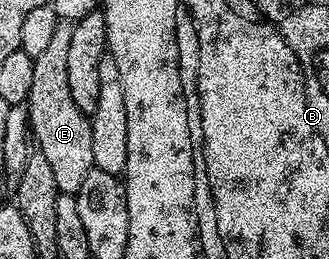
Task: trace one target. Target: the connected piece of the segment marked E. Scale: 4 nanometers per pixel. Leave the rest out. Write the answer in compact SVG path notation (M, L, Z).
M60 21L57 29L53 29L49 46L34 59L33 85L29 88L25 106L27 116L31 118L31 135L37 150L45 153L45 161L49 161L53 169L60 195L75 196L95 162L91 120L81 113L81 109L77 109L77 105L73 105L73 96L69 93L65 61L69 58L69 41L72 37L73 26L70 22Z

